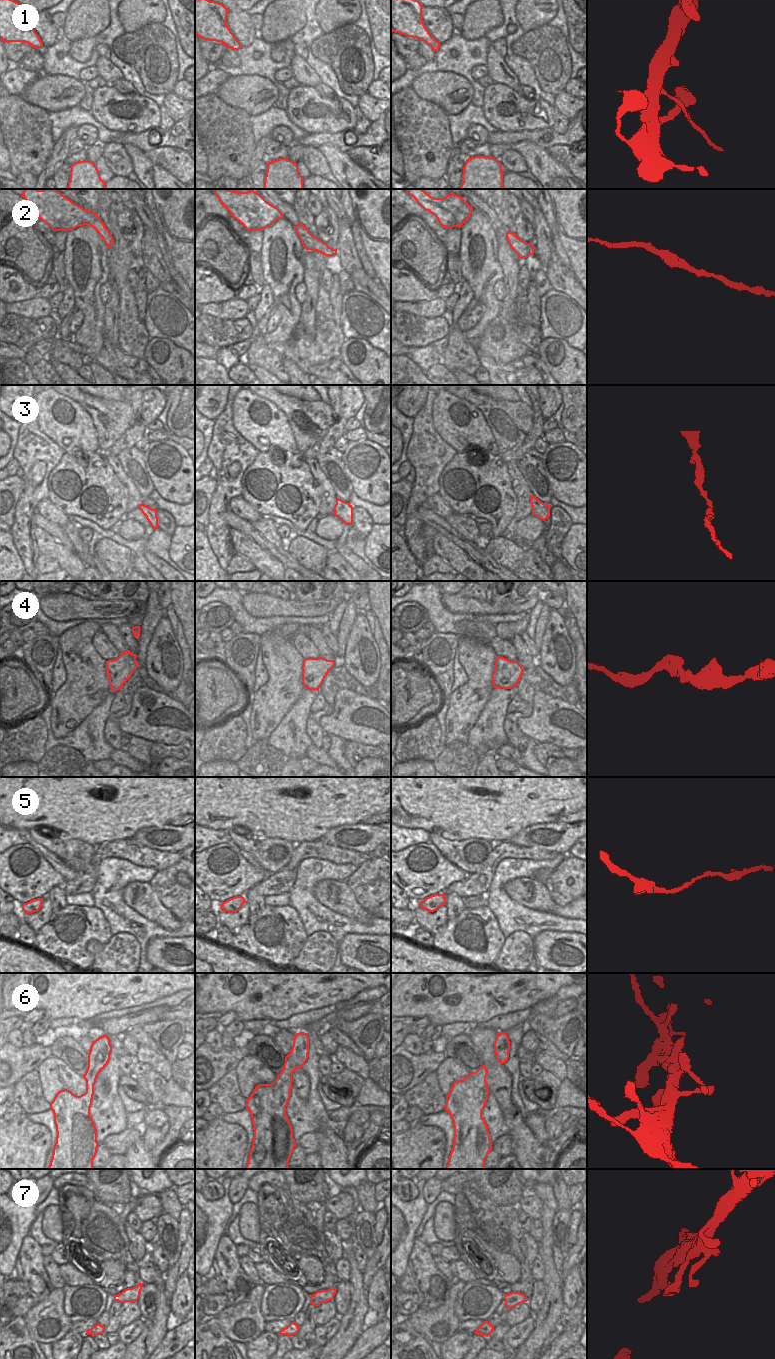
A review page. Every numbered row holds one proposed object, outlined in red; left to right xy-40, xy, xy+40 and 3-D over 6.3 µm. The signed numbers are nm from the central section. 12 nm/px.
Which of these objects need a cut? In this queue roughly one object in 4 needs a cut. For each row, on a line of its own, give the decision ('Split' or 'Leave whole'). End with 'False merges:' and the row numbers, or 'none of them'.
1: Leave whole
2: Leave whole
3: Split
4: Leave whole
5: Leave whole
6: Leave whole
7: Leave whole
False merges: 3

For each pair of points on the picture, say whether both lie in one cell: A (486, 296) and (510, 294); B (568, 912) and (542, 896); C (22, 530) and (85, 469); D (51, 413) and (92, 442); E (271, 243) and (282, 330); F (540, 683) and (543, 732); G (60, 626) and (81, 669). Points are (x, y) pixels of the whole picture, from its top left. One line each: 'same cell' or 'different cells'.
A: different cells
B: different cells
C: different cells
D: same cell
E: same cell
F: different cells
G: different cells

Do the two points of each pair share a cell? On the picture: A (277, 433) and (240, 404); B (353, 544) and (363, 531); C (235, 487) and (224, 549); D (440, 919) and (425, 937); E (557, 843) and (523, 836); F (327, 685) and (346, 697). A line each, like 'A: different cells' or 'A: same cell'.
A: same cell
B: different cells
C: same cell
D: different cells
E: same cell
F: different cells

